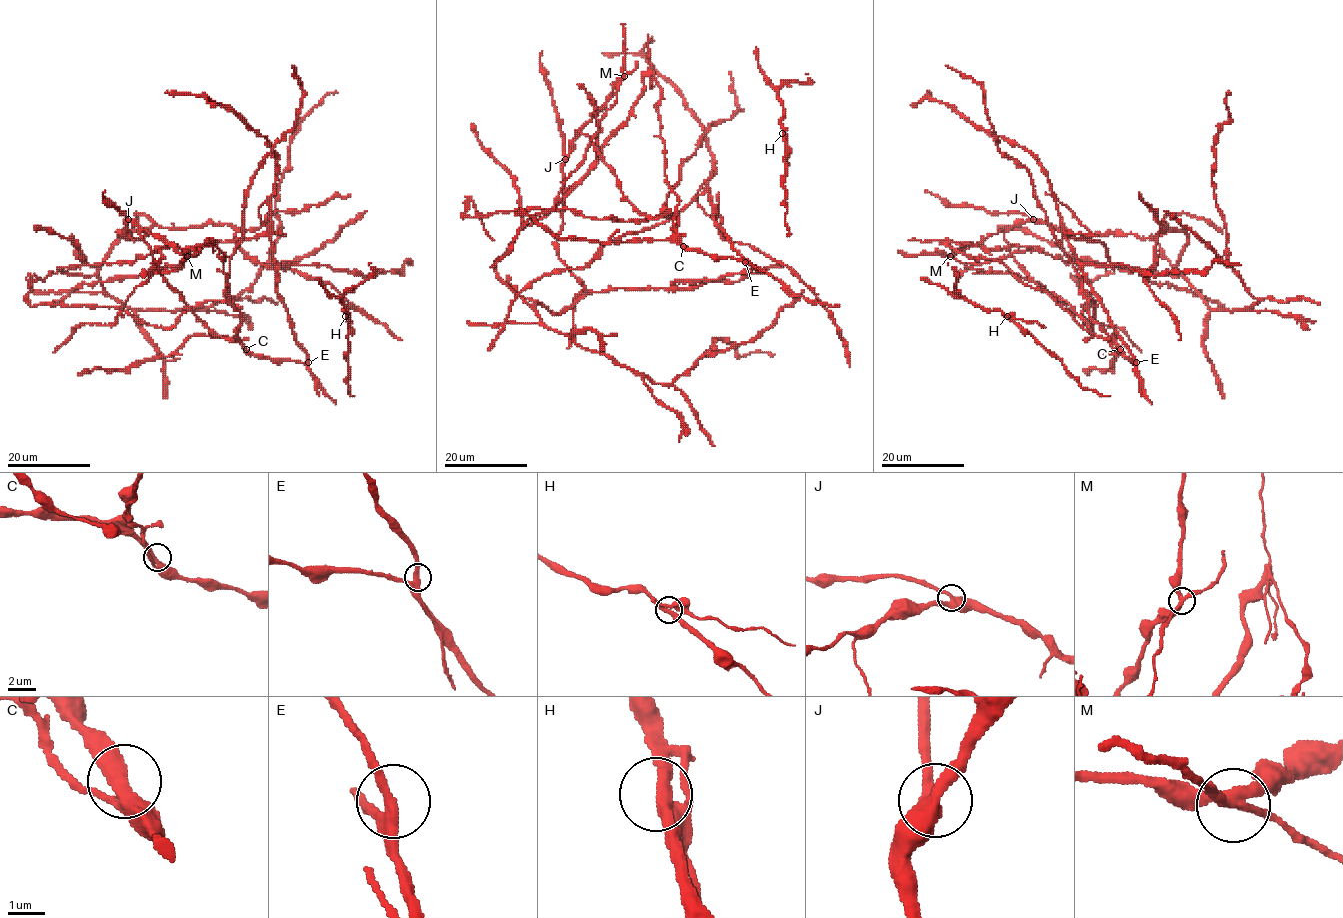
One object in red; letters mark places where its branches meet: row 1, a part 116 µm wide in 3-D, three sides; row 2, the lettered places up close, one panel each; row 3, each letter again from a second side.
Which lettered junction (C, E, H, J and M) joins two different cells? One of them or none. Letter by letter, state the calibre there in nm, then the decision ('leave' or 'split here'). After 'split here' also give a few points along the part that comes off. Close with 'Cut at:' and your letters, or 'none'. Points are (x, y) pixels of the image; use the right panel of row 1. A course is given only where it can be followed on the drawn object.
C: 360 nm thick; leave
E: 320 nm thick; leave
H: 320 nm thick; leave
J: 360 nm thick; leave
M: 320 nm thick; split here; foreign part runs (949, 256), (969, 267), (994, 274), (1014, 273), (1037, 281), (1084, 325), (1120, 328), (1141, 352)
Cut at: M

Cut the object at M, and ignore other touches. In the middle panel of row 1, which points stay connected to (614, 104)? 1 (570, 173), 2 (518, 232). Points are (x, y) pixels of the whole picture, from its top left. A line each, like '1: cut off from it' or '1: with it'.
1: with it
2: with it

